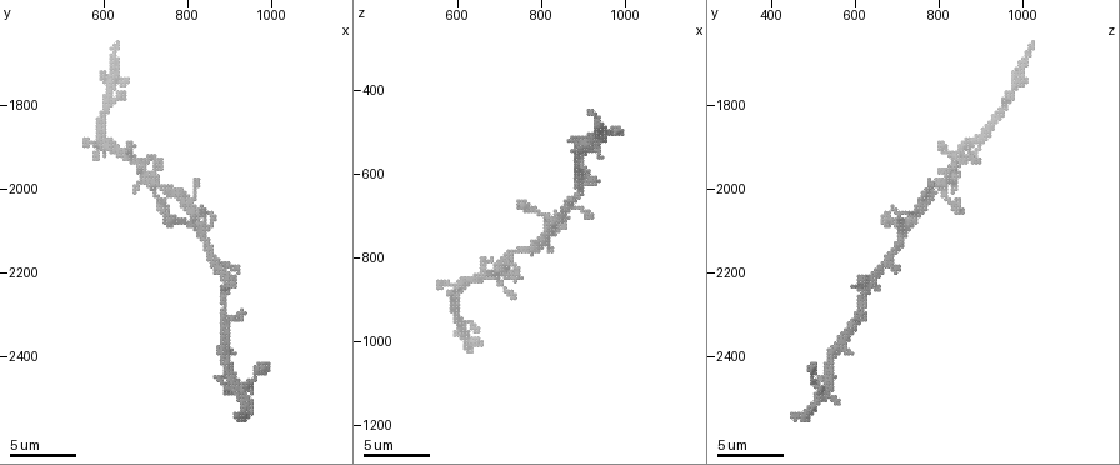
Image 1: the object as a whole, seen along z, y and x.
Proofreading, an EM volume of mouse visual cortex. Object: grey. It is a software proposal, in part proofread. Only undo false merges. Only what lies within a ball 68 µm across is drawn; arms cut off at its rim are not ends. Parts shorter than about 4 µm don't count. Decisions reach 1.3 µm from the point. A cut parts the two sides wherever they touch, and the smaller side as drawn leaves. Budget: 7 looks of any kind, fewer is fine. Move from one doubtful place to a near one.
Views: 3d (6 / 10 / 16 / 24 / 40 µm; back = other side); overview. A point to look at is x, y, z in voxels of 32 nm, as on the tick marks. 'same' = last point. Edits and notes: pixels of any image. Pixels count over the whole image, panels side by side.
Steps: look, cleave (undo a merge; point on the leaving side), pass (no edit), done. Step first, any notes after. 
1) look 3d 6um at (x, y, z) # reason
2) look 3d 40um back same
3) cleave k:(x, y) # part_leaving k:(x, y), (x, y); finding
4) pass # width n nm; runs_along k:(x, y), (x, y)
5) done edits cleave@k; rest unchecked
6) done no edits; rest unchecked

look 3d 16um at (895, 2340, 595) # thick turns thin

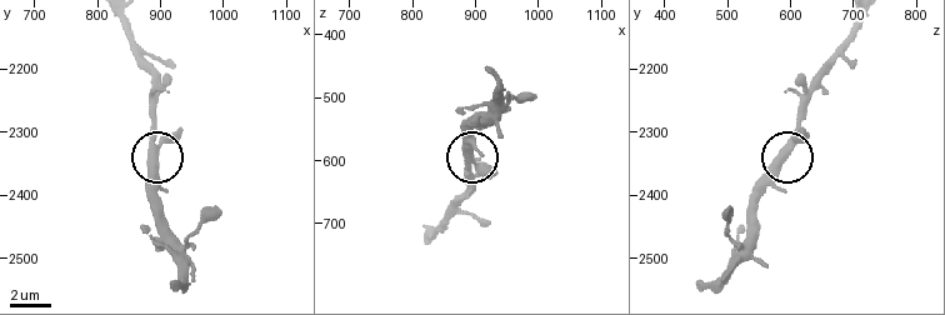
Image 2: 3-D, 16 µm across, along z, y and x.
pass # width 400 nm; runs_along 2:(861, 20), (810, 100), (793, 145), (753, 194); all the same cell

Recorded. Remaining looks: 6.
look 3d 6um at (835, 2060, 740) # three-way junction

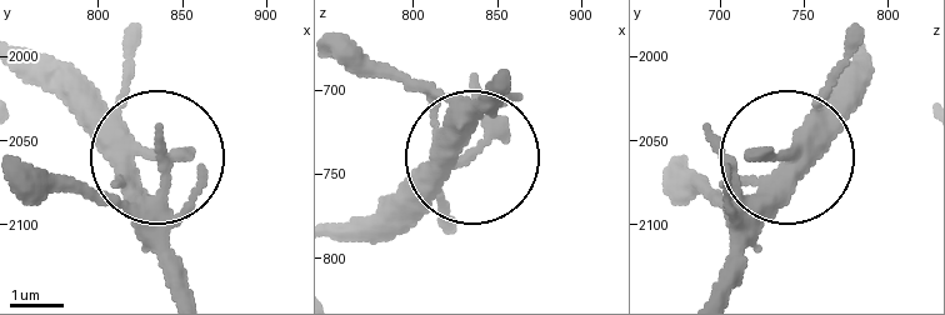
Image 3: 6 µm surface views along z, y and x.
pass # arms 3; runs_along 3:(434, 154), (461, 158), (394, 230); all the same cell

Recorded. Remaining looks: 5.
look 3d 10um at (650, 1930, 850) # two arms in line, one across

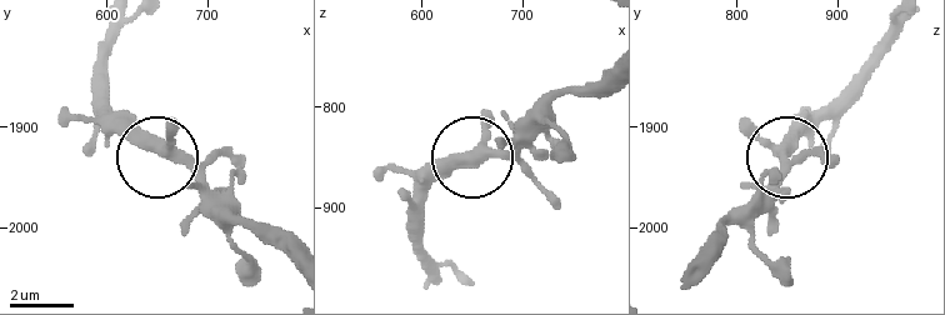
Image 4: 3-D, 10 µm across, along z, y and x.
look 3d 10um back at (652, 1926, 846)

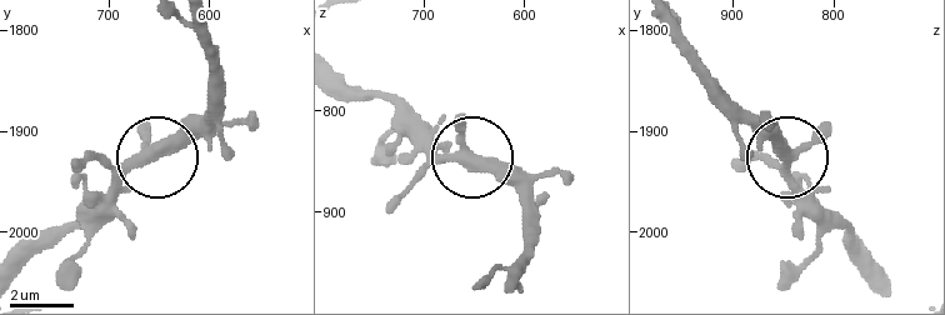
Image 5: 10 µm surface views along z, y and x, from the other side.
pass # runs_along 5:(880, 274), (738, 108); one cell here

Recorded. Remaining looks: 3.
look 3d 10um at (625, 1705, 1005) # sudden change in width

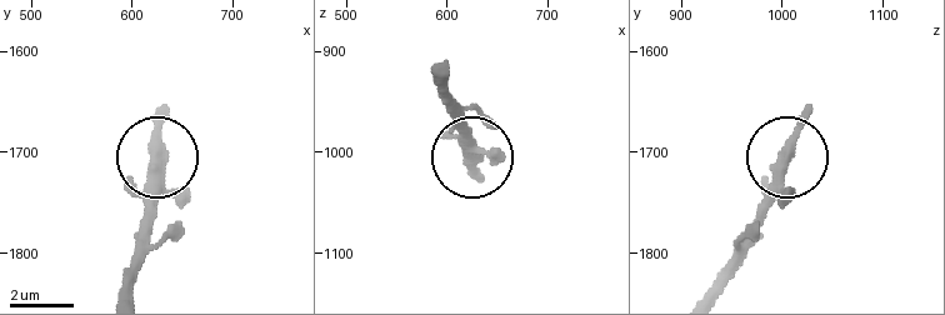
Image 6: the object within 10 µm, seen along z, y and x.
pass # width 390 nm; runs_along 6:(134, 288), (155, 160); all the same cell

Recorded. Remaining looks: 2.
done no edits; rest unchecked

